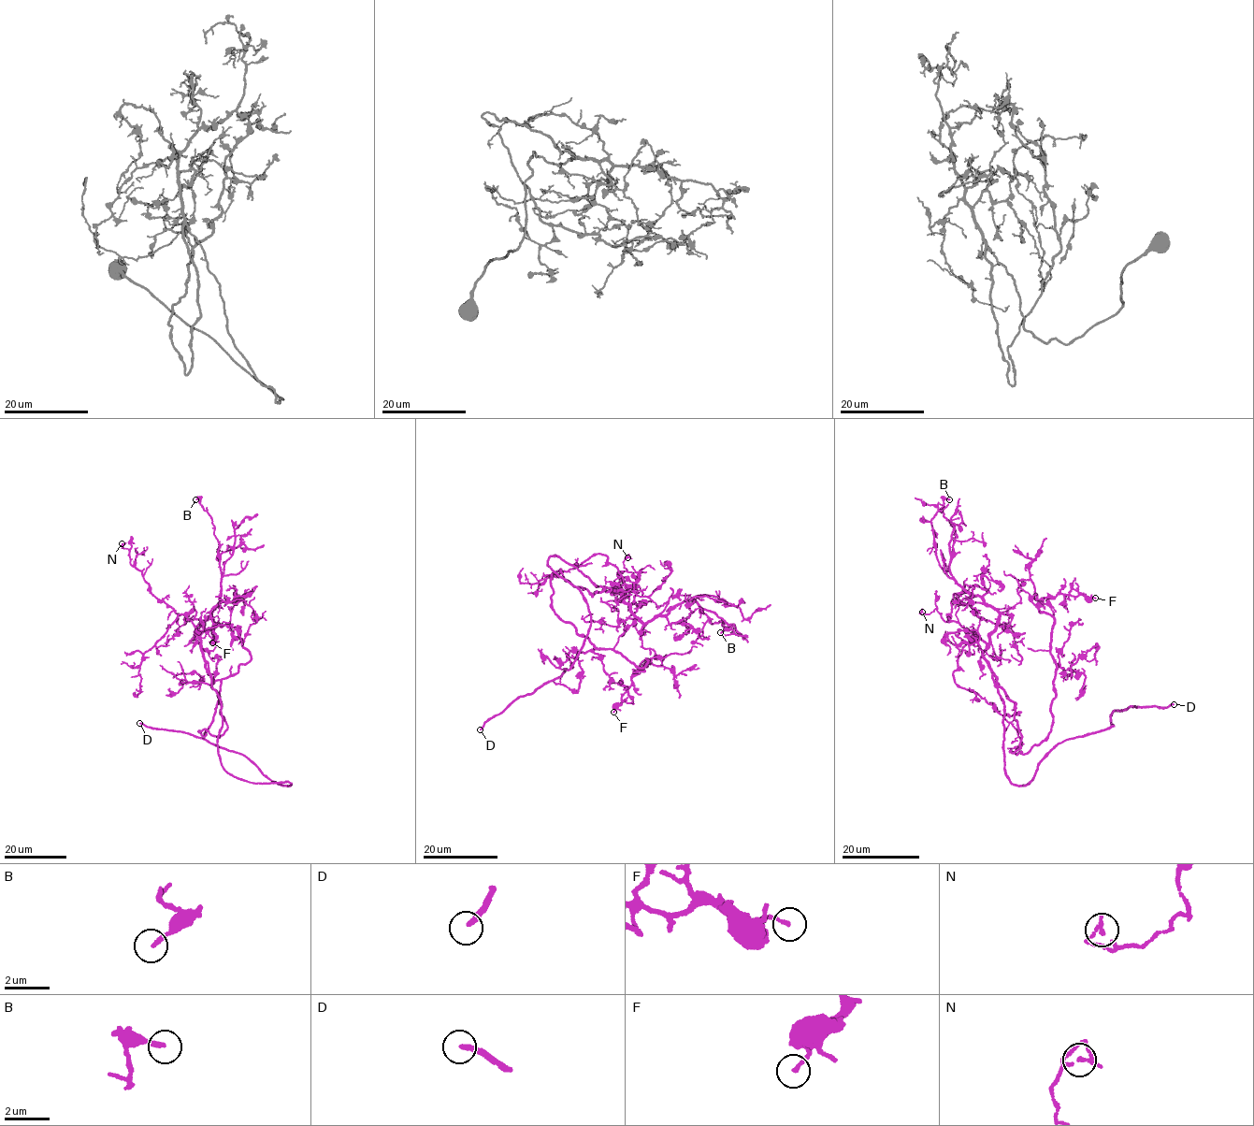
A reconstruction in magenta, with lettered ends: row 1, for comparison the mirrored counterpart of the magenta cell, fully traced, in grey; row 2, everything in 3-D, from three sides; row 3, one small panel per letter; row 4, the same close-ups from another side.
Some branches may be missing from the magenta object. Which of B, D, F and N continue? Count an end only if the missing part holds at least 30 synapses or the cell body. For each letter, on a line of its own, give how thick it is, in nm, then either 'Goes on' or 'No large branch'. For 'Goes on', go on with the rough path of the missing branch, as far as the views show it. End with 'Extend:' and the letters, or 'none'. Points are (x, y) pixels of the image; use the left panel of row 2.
B: Thickness 190 nm. No large branch
D: Thickness 220 nm. Goes on. Course of what is missing: (139, 723), (113, 705), (110, 685)
F: Thickness 160 nm. No large branch
N: Thickness 100 nm. No large branch
Extend: D

